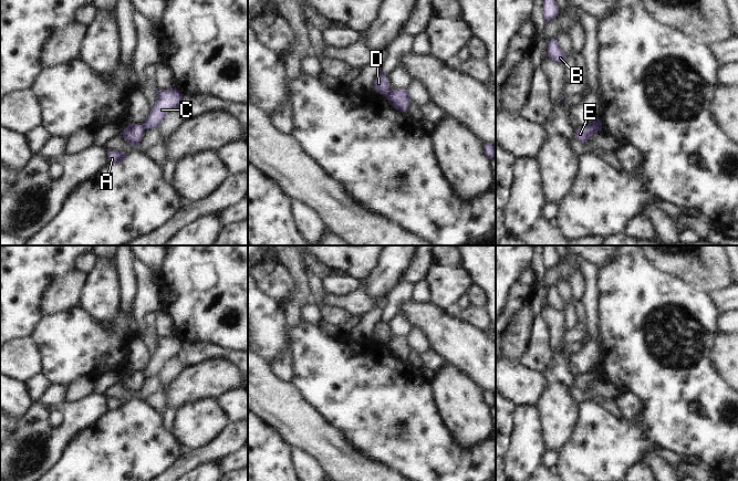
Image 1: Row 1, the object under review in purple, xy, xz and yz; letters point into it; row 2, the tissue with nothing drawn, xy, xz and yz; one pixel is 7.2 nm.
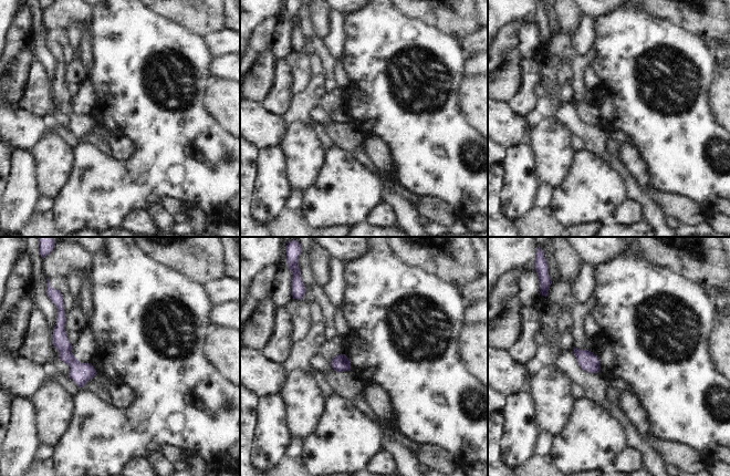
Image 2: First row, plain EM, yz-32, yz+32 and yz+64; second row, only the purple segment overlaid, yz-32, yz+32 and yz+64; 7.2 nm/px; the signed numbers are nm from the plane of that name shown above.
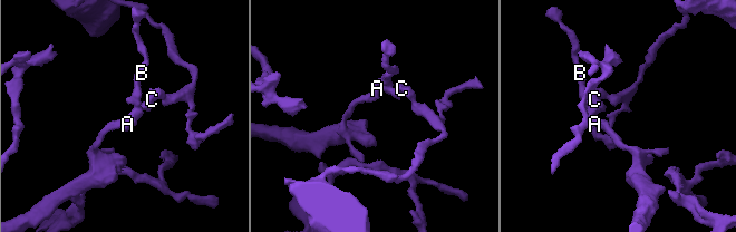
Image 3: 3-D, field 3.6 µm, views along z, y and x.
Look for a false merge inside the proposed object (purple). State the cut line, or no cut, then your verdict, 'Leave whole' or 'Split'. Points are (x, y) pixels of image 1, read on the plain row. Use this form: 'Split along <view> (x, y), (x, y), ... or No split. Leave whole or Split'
Split along yz (590, 372), (596, 379). Split

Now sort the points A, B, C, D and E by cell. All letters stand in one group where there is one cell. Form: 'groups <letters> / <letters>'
groups A B D E / C

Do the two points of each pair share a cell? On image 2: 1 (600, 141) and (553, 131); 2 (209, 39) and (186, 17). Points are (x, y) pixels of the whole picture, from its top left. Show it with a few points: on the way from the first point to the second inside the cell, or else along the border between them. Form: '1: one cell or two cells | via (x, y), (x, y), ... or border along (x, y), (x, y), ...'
1: two cells | border along (560, 121), (572, 133)
2: two cells | border along (223, 28), (201, 37)

